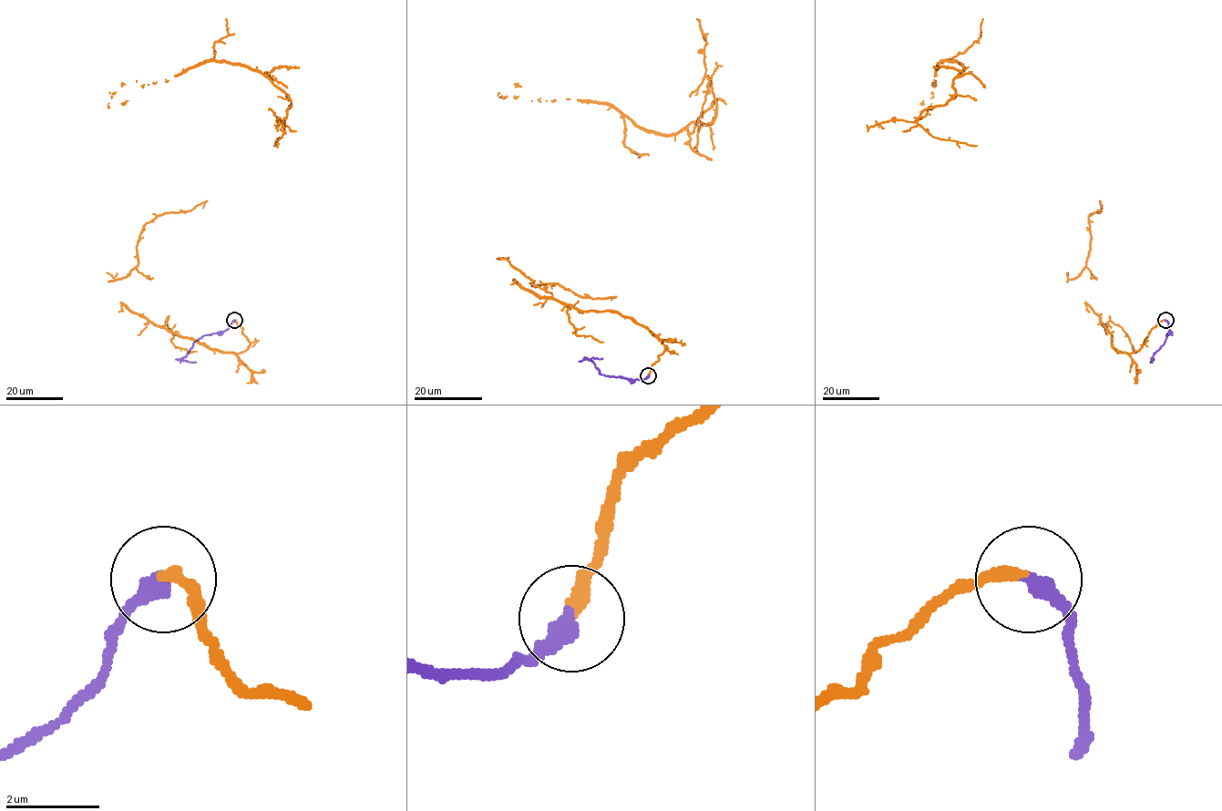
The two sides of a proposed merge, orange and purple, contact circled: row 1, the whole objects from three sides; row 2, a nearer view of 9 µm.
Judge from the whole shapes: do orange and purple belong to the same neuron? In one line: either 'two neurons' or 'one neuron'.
one neuron

